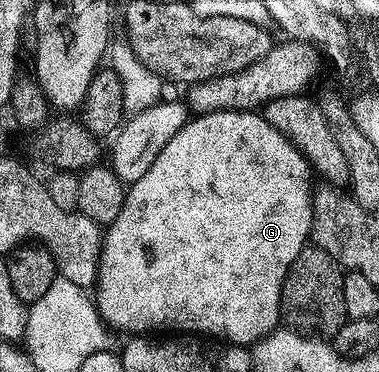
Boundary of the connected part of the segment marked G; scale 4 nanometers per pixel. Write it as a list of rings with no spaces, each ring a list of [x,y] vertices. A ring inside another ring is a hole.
[[[223,110],[209,114],[197,114],[189,117],[184,127],[173,136],[170,144],[158,152],[158,160],[150,164],[150,168],[136,182],[127,187],[122,212],[118,212],[118,220],[114,220],[102,234],[100,244],[100,267],[96,273],[94,287],[94,301],[96,311],[104,325],[113,331],[125,330],[128,336],[144,336],[149,332],[165,331],[191,332],[196,336],[207,336],[212,340],[223,340],[233,346],[251,347],[253,344],[271,334],[281,325],[280,312],[280,284],[284,281],[290,264],[309,245],[312,233],[312,192],[313,183],[308,181],[314,178],[313,171],[304,154],[278,132],[266,119],[263,113],[250,110]]]

